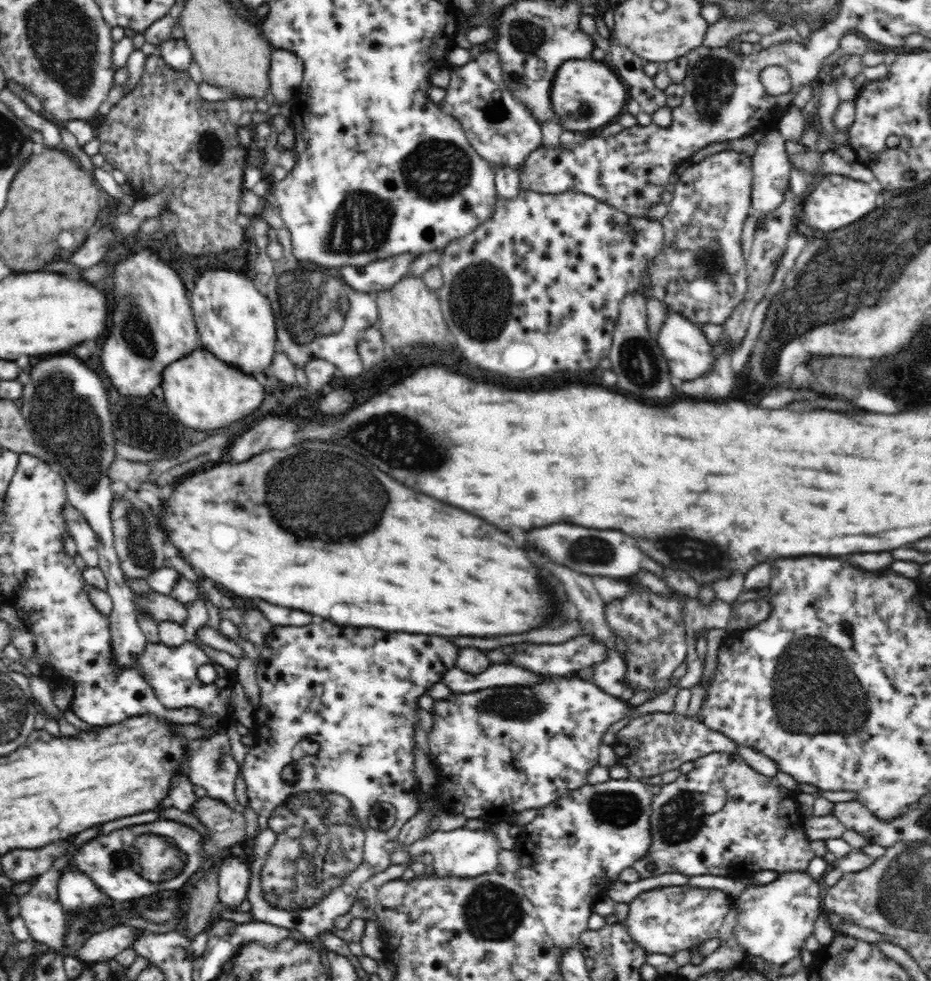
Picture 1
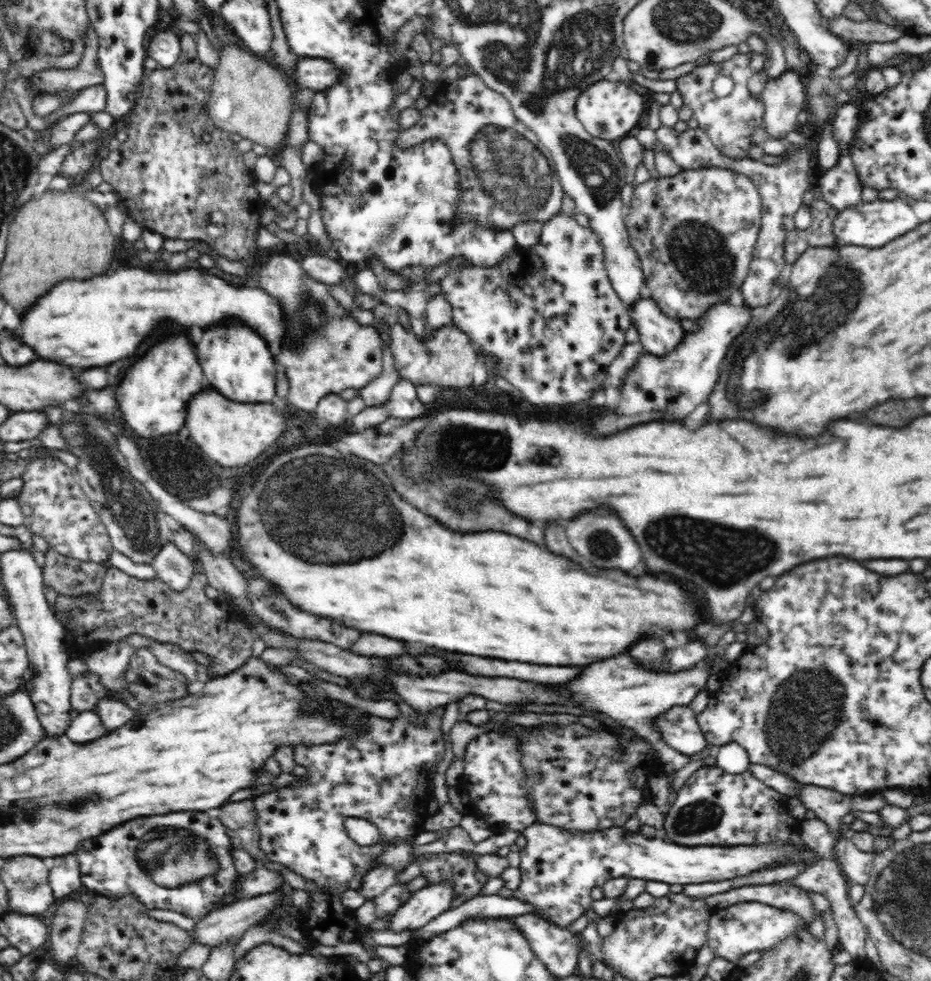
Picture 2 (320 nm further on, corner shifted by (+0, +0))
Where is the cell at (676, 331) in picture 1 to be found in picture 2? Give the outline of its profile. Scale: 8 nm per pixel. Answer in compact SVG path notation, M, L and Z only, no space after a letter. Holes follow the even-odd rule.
M640 297L631 306L631 324L636 326L645 352L659 357L676 349L686 334L680 320L666 316L651 297Z

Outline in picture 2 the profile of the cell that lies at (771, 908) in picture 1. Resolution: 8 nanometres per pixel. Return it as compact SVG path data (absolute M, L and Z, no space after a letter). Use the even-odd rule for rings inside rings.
M740 902L713 912L709 918L707 945L714 957L736 964L749 952L776 948L800 924L801 918L795 912L761 902Z

